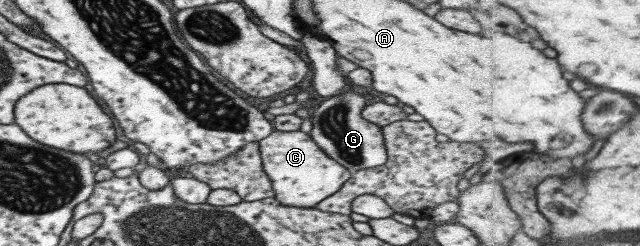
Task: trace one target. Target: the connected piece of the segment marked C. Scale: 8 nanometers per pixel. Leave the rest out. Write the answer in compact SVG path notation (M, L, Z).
M300 129L287 132L274 130L258 143L263 170L273 182L274 197L281 206L315 208L319 202L335 194L352 175L341 163L329 158L313 138Z

